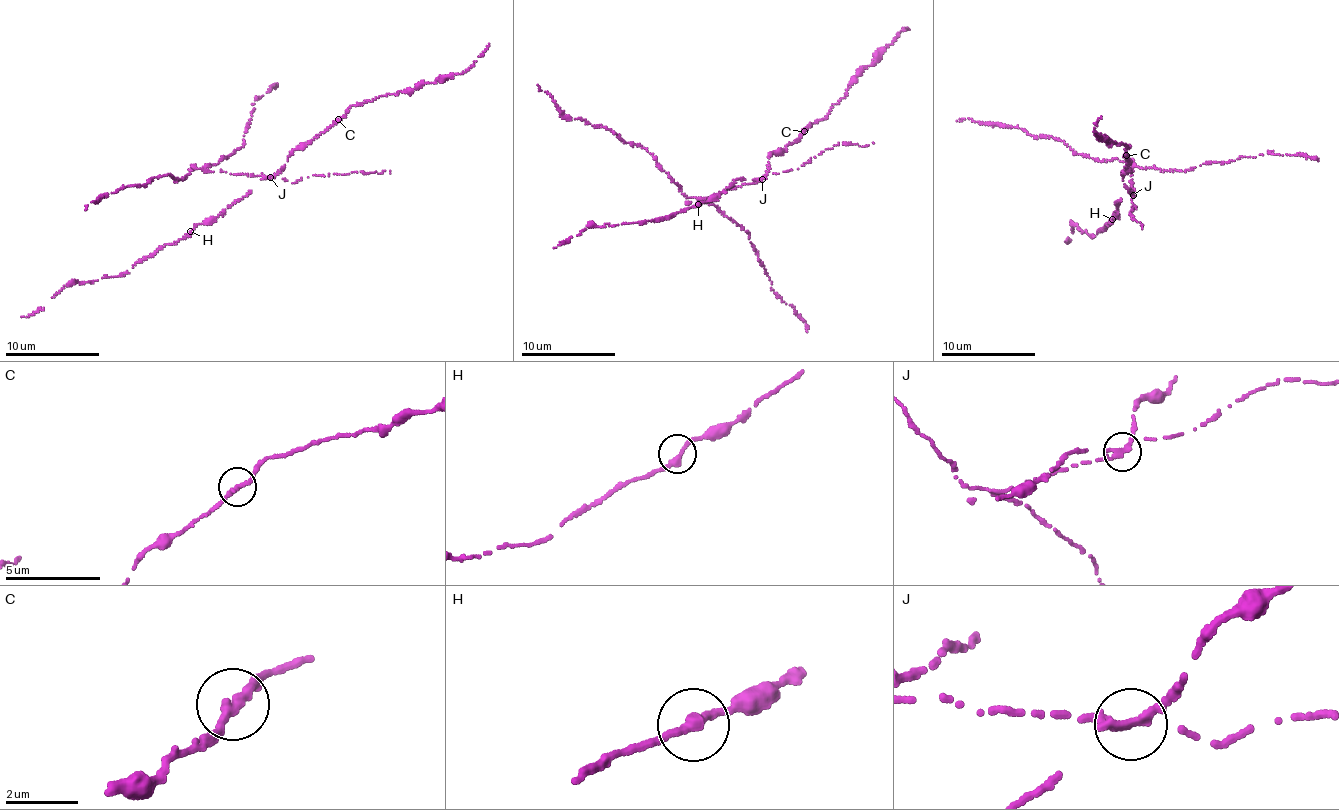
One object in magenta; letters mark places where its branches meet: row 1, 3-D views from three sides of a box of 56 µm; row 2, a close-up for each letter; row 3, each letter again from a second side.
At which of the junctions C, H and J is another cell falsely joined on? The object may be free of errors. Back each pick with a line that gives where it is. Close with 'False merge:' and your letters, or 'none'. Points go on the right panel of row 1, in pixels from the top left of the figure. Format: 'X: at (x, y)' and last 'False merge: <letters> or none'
J: at (1133, 195)
False merge: J

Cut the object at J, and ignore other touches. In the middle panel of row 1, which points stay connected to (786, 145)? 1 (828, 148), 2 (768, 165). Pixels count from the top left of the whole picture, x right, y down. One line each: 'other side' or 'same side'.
1: other side
2: same side

